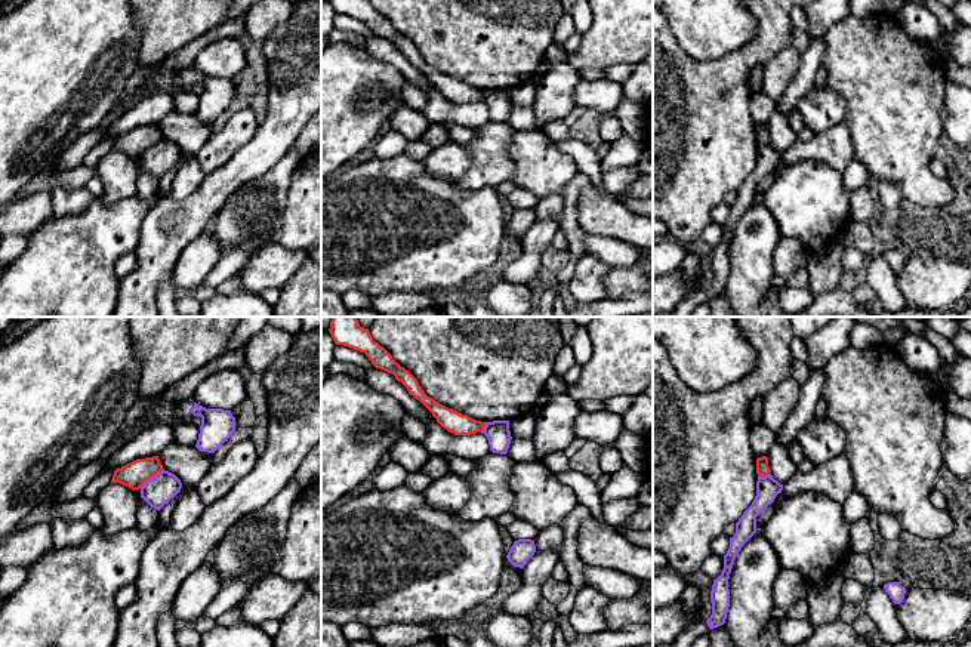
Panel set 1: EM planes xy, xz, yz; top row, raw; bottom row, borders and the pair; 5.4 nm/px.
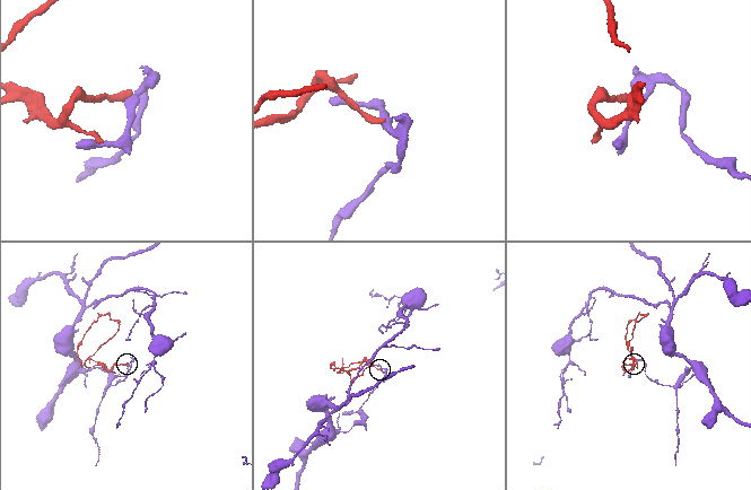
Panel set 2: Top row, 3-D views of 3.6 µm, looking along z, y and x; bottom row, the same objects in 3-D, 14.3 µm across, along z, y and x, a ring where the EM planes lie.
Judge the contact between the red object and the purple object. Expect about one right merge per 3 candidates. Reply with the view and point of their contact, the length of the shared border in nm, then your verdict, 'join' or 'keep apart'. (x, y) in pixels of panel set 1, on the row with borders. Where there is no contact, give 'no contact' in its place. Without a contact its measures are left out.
meets red in xy at (151, 477); contact 170 nm long; keep apart

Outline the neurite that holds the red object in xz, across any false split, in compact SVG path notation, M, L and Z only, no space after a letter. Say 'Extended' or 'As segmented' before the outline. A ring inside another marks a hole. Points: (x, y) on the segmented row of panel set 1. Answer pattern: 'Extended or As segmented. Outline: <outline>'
As segmented. Outline: M332 317L329 332L336 345L364 352L376 369L394 375L407 388L409 394L419 400L448 432L471 435L484 431L486 422L475 420L428 397L417 379L401 367L383 346L373 341L369 329L361 327L357 317Z

